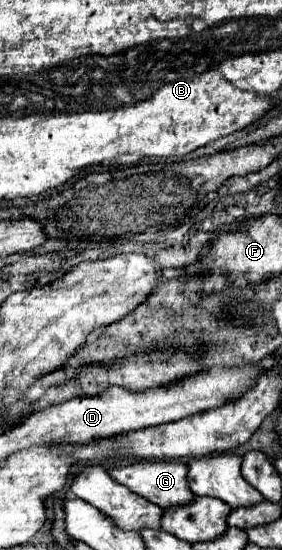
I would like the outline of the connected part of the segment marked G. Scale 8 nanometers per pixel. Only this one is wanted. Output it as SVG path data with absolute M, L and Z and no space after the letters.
M141 459L135 461L131 465L123 465L123 467L109 467L107 469L109 475L119 481L121 485L127 485L133 493L149 499L151 503L169 509L169 507L177 507L177 505L187 505L195 499L195 495L191 493L189 485L187 485L187 465L181 461L153 461L153 459Z

